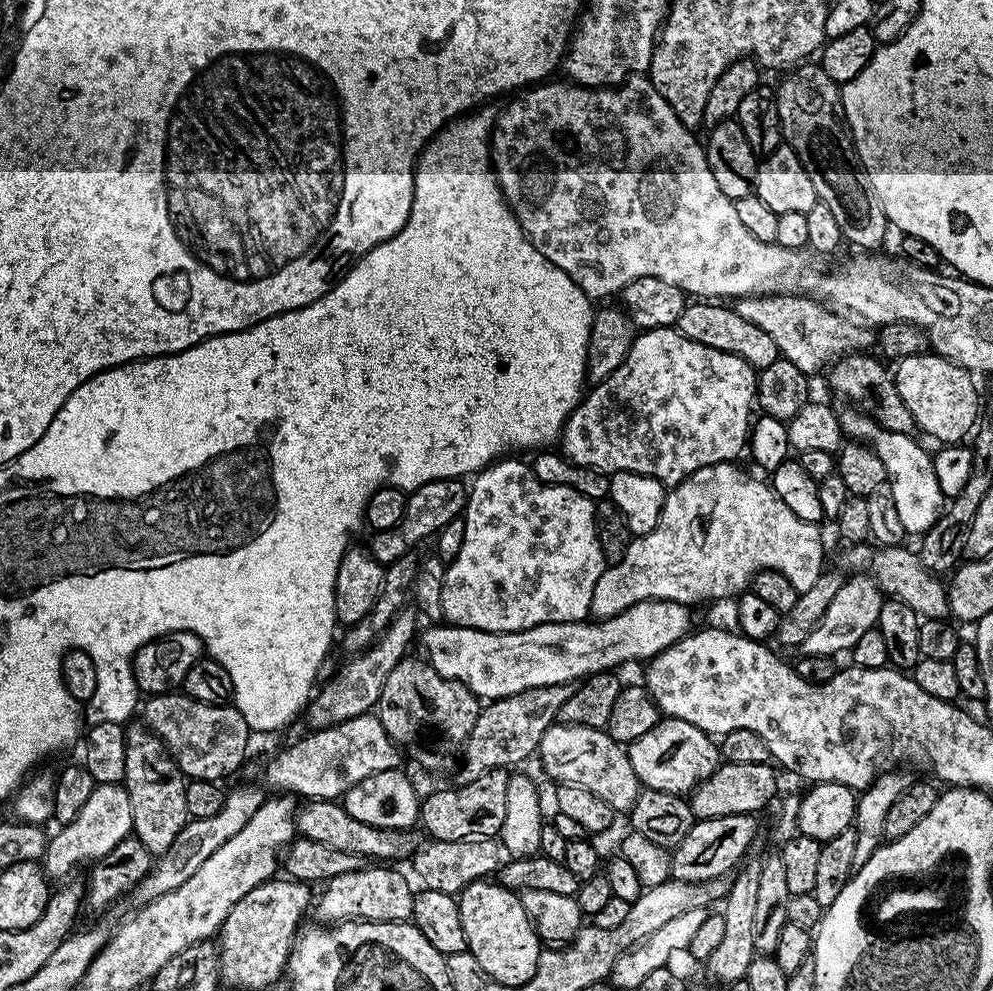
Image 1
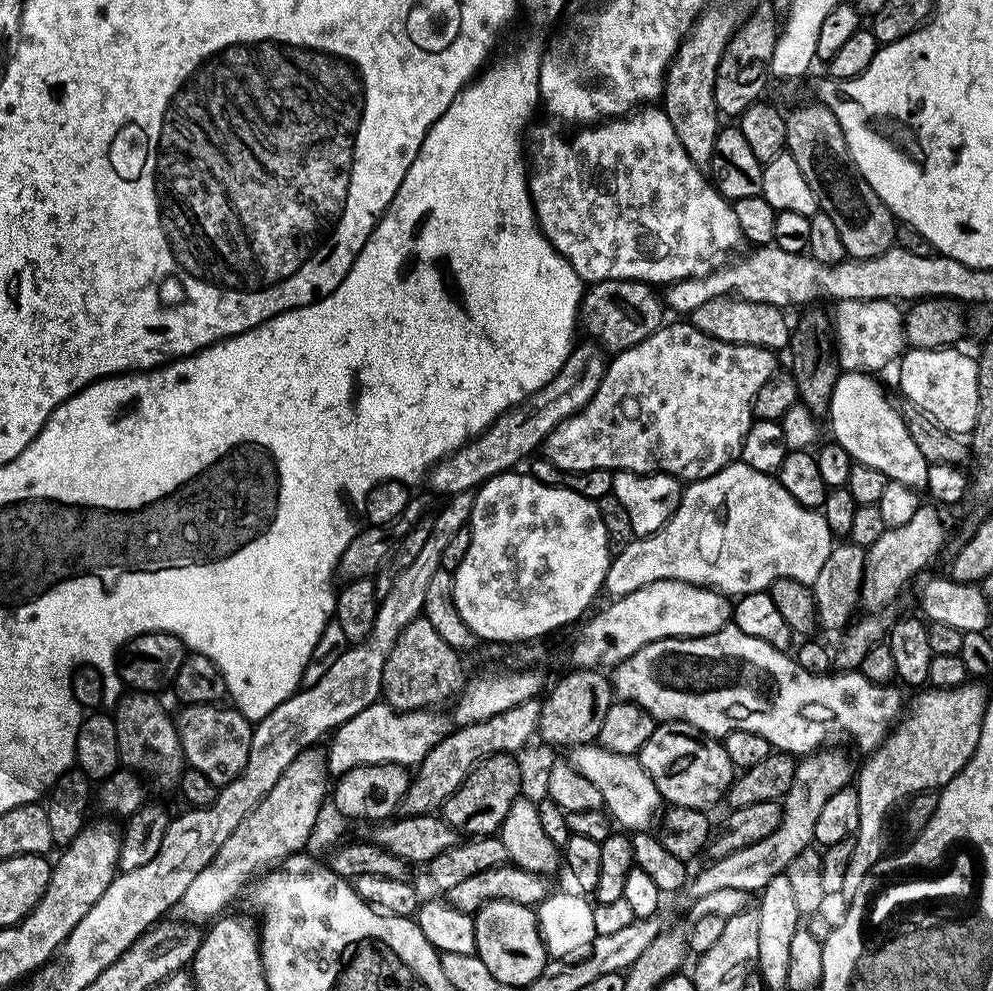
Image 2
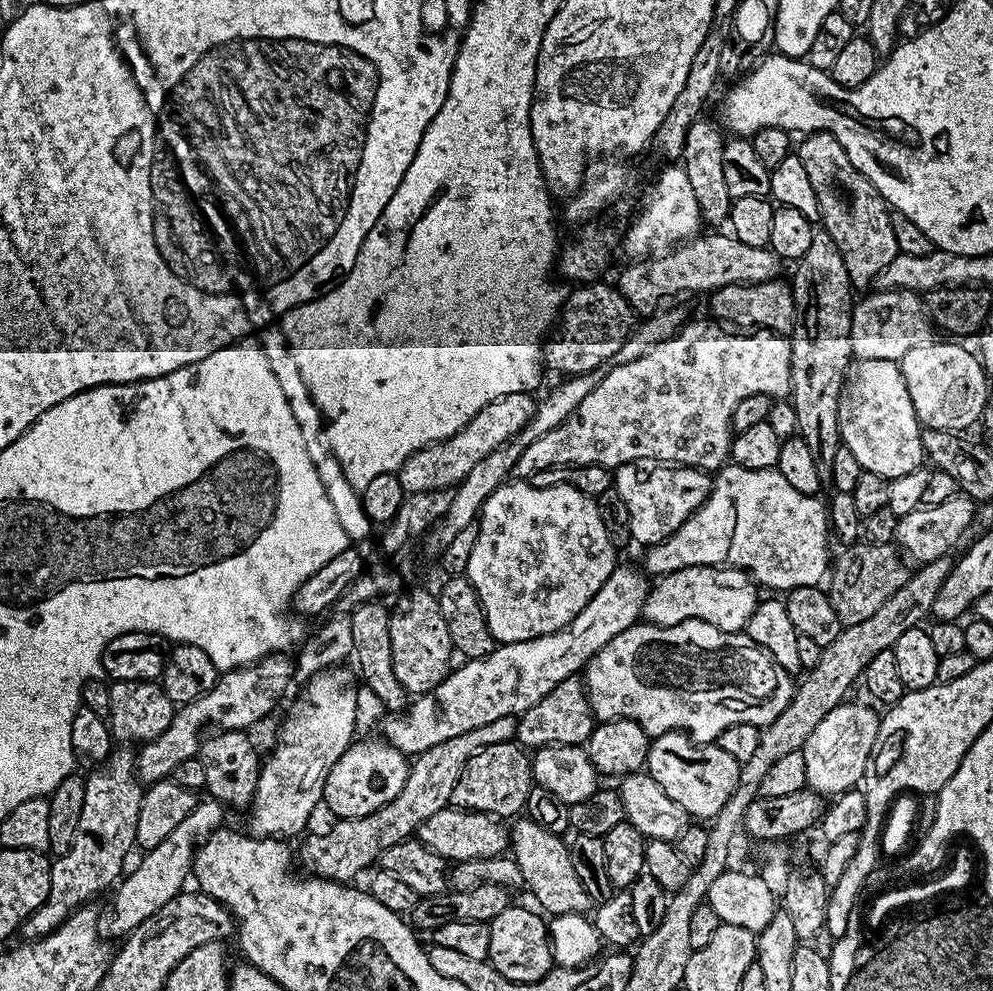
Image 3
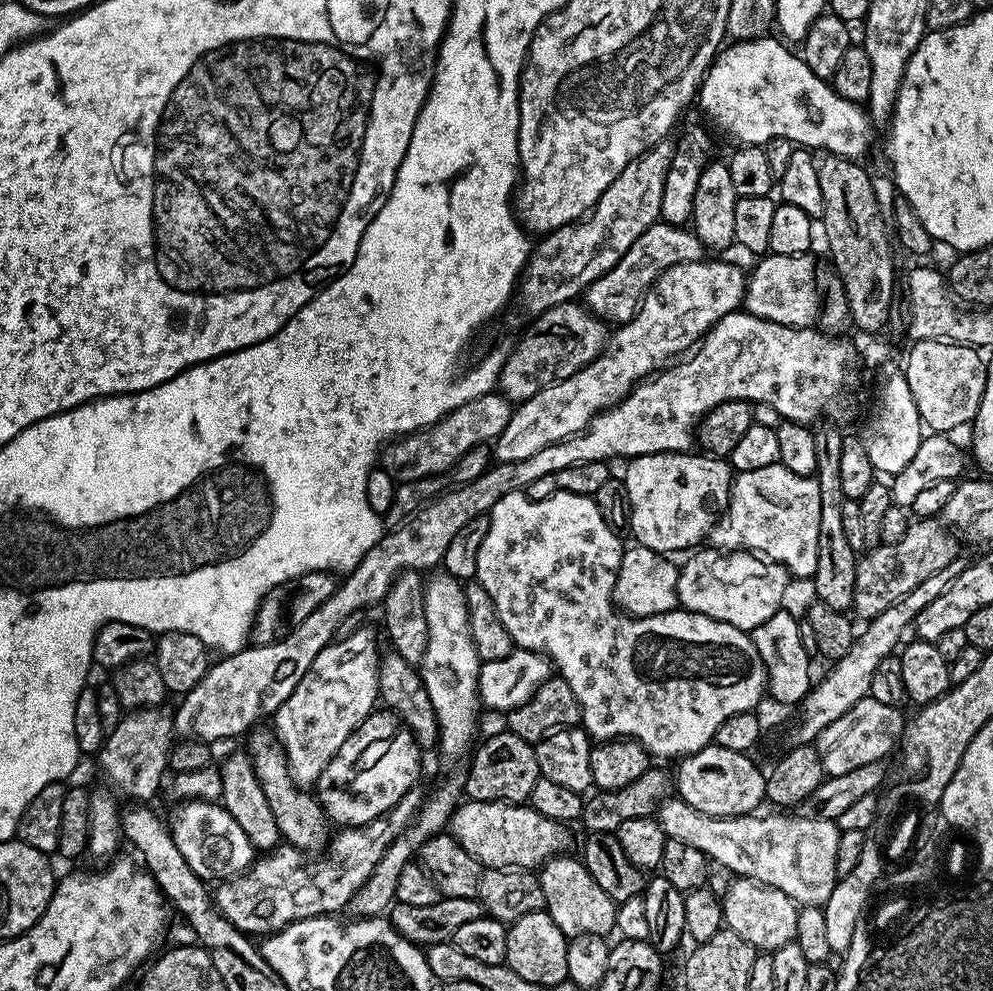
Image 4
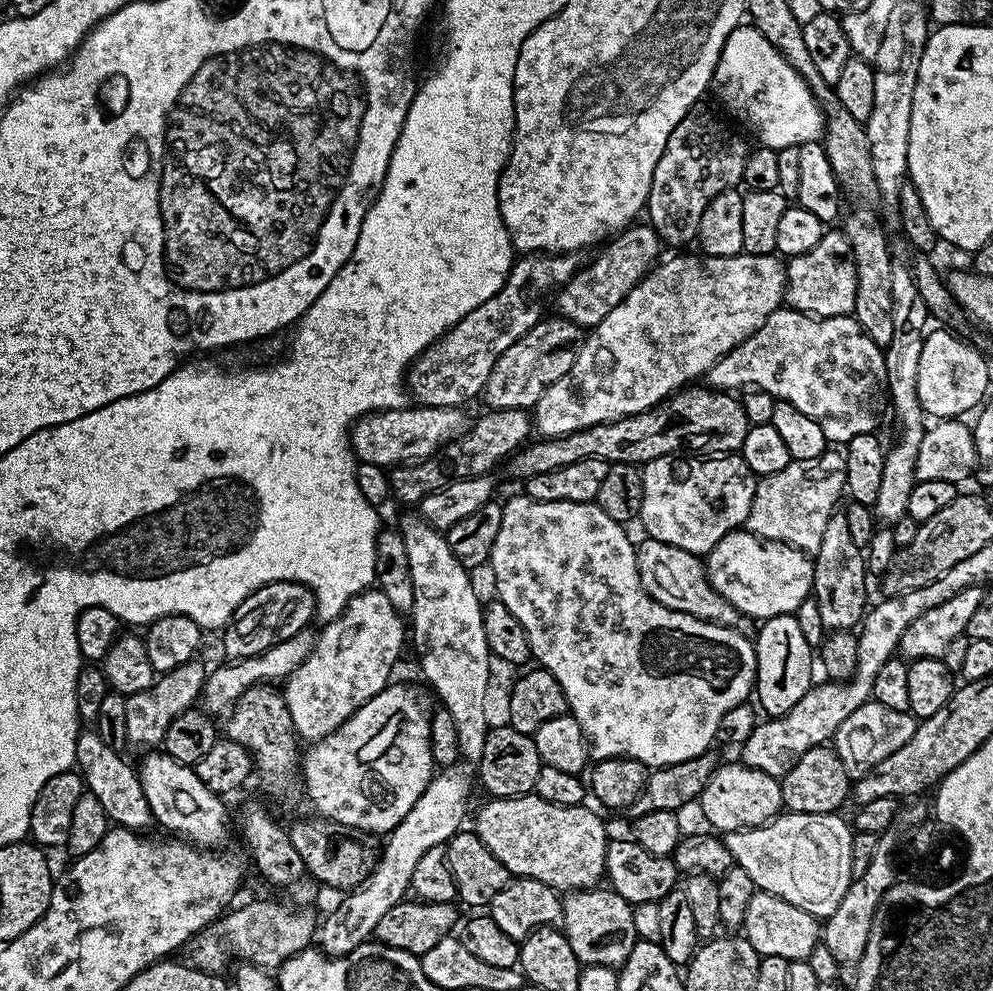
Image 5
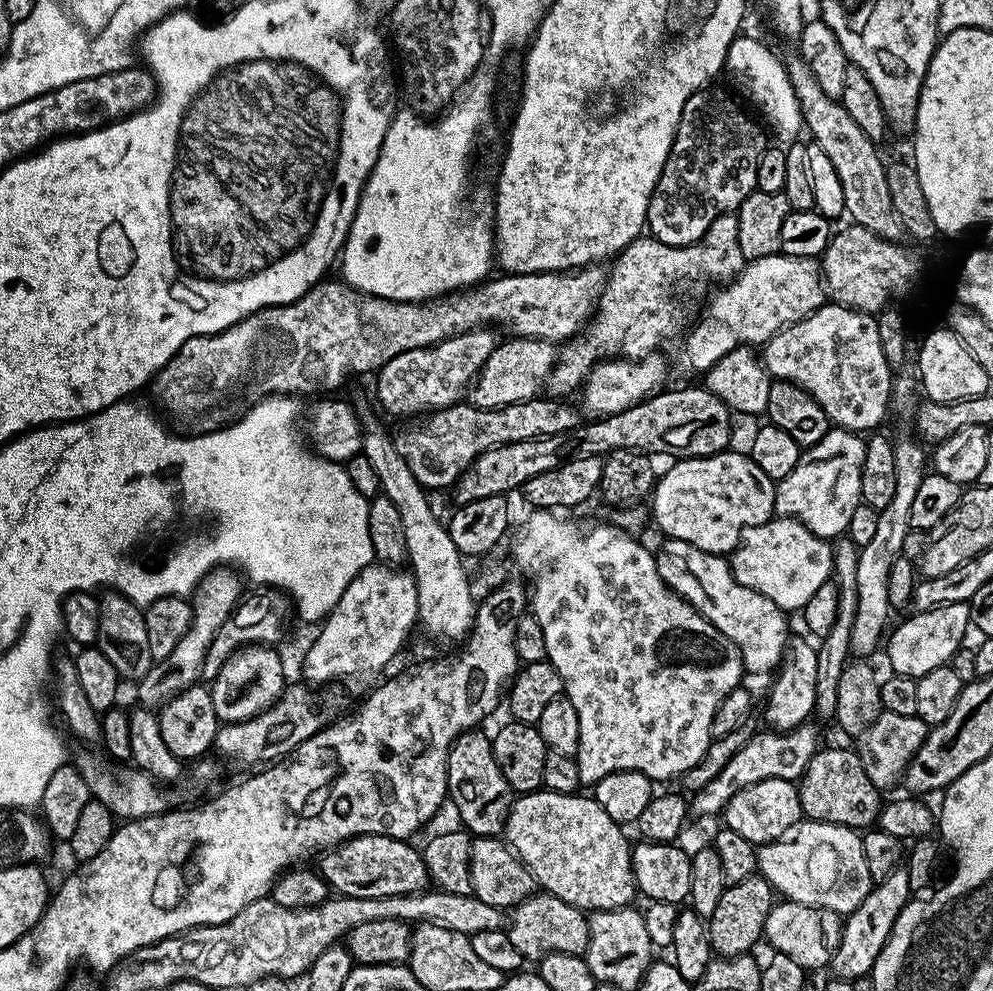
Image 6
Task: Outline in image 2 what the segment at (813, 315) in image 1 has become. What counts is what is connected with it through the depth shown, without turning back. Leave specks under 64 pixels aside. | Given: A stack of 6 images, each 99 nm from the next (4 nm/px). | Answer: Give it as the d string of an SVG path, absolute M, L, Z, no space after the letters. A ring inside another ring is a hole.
M841 300L835 305L836 313L830 316L830 328L834 333L834 359L845 372L880 374L888 363L899 361L905 351L904 312L895 300Z

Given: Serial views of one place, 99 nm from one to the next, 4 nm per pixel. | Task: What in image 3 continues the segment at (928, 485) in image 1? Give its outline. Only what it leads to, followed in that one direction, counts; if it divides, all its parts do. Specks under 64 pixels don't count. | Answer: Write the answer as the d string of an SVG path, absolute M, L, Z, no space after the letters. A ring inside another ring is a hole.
M853 359L844 378L844 392L840 395L838 418L843 447L848 448L854 458L858 458L863 471L882 474L890 481L902 474L910 474L925 463L924 443L920 437L922 425L916 417L914 402L910 402L910 390L906 390L906 382L902 378L897 361Z

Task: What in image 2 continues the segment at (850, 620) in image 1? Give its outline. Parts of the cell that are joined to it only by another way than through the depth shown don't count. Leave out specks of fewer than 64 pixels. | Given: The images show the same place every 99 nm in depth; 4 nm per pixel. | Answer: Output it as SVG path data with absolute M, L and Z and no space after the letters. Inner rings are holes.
M921 506L903 526L885 528L882 538L866 550L864 558L864 581L860 587L859 607L865 613L876 614L889 607L892 599L900 592L903 584L908 584L924 567L928 560L941 555L946 543L944 520L935 512L935 507ZM933 508L933 509L932 509Z

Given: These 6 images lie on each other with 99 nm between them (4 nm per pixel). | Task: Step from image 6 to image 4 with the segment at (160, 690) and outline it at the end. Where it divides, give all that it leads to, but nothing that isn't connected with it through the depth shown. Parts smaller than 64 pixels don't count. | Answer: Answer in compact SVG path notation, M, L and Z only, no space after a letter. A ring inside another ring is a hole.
M137 708L120 717L118 726L114 726L105 735L104 745L100 747L98 759L108 784L120 796L129 796L132 802L148 802L148 799L160 788L160 779L169 771L168 754L174 747L174 716L171 711L159 708Z

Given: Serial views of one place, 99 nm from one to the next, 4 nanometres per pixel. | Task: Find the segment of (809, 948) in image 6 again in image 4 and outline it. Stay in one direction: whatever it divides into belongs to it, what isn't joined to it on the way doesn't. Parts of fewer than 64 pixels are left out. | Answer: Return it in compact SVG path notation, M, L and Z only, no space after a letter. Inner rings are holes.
M733 879L722 898L724 923L734 934L747 940L757 950L775 950L795 941L798 930L798 905L782 890L760 884L757 880Z

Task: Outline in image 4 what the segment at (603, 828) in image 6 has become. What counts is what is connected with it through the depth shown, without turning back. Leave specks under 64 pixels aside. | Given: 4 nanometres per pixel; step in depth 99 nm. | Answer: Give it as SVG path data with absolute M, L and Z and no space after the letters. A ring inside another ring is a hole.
M465 799L453 813L450 835L485 869L539 869L553 856L567 853L572 844L569 825L542 818L527 803L505 804L503 800L482 802Z

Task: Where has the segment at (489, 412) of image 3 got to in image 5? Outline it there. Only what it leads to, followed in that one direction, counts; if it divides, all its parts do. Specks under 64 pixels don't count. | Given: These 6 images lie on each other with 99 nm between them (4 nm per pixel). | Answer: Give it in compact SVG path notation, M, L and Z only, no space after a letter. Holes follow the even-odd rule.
M405 406L385 412L362 416L350 429L350 443L361 464L376 464L391 470L397 466L411 466L422 460L431 460L449 444L459 440L468 431L470 416L463 407L425 408Z

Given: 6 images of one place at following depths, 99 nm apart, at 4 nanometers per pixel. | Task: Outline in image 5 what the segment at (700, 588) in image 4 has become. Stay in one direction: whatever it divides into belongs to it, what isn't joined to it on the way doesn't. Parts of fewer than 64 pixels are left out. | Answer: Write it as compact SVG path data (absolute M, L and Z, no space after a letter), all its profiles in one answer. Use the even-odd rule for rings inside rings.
M747 530L726 533L722 542L706 553L706 571L712 589L737 608L740 615L756 622L795 613L799 604L809 599L812 565L809 553L802 549L777 540L763 540Z

